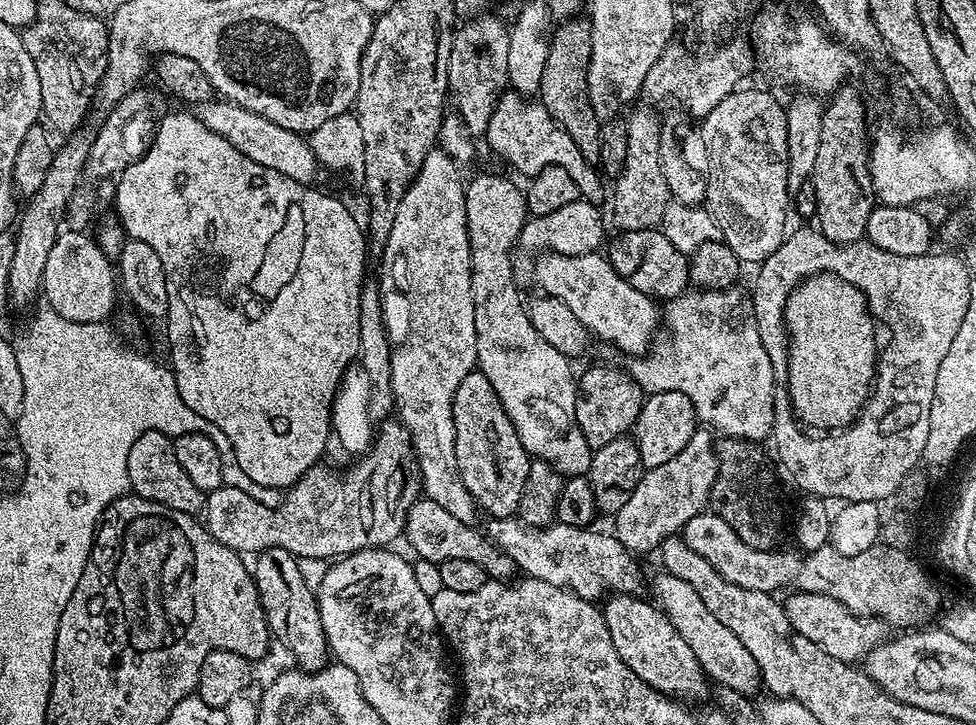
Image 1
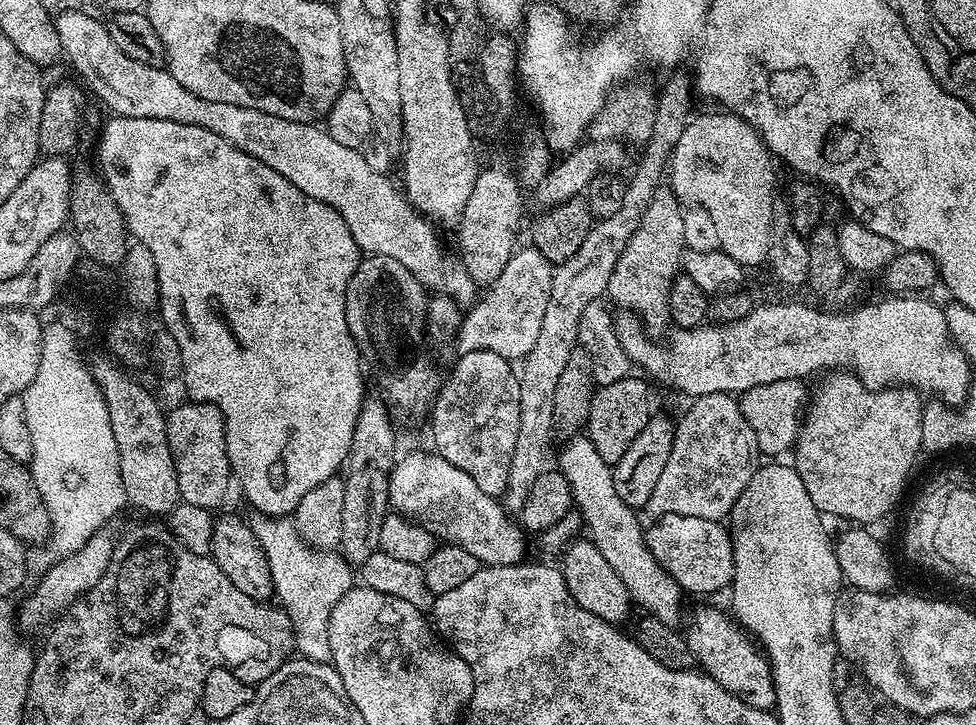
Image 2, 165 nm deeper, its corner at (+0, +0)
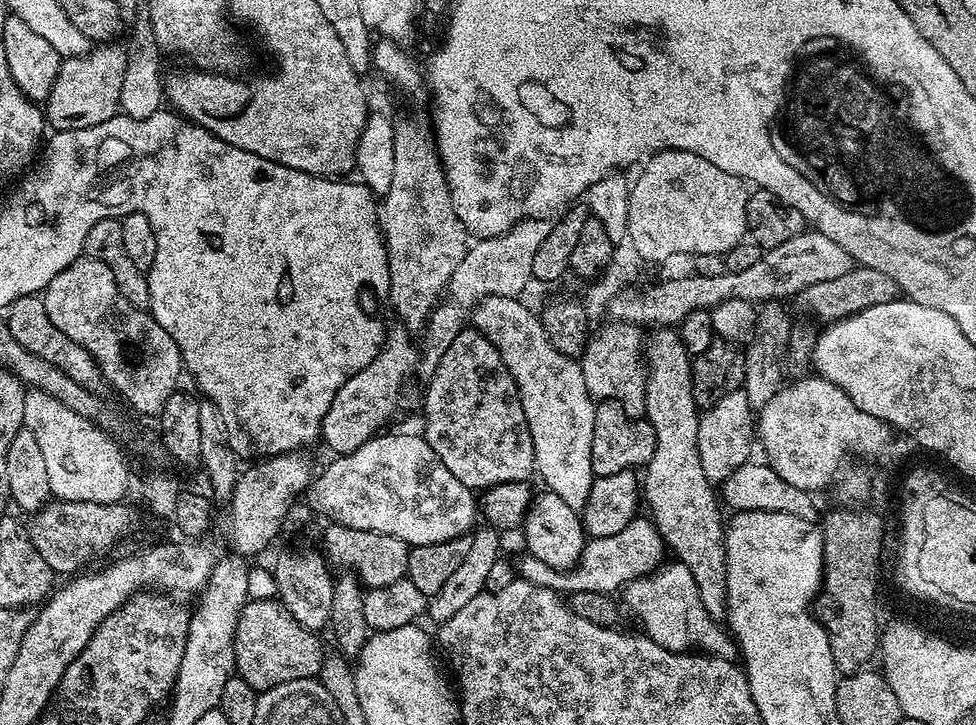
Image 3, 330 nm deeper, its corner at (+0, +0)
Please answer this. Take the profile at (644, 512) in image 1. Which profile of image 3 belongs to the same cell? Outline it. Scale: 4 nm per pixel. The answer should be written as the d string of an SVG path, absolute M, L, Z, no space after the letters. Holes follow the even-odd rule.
M743 389L726 394L726 397L720 398L712 408L705 409L701 413L698 426L698 454L699 460L702 462L703 472L706 474L708 480L713 484L721 484L732 472L747 463L753 455L751 454L752 444L754 448L755 440L756 416Z

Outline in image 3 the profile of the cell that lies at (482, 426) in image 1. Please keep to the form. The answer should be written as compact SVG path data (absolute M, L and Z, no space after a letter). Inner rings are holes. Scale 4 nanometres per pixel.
M465 326L446 354L442 355L437 369L426 380L426 386L422 435L442 466L446 466L446 470L450 470L458 482L473 490L483 490L502 482L528 480L533 475L536 466L534 442L526 426L526 414L522 410L516 383L510 370L506 370L498 350L482 333L471 326Z

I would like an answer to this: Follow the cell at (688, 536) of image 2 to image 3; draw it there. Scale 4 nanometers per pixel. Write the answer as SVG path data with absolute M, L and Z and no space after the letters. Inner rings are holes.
M637 518L618 534L609 534L607 538L591 538L584 545L584 552L575 566L567 570L558 570L546 566L538 558L521 555L518 562L519 579L534 582L536 586L546 586L552 591L569 594L576 591L600 591L616 594L635 579L650 575L666 560L666 545L660 531L648 518Z

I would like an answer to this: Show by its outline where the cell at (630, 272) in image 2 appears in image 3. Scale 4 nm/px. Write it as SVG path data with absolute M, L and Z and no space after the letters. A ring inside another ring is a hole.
M660 326L655 329L656 332L652 337L646 340L646 394L644 395L644 416L650 426L654 426L654 458L650 458L650 462L642 472L642 500L652 513L650 519L655 524L660 536L663 537L665 545L675 554L675 559L685 564L691 574L694 574L694 582L698 585L698 596L702 598L702 604L706 606L706 610L715 620L723 621L728 611L728 583L726 582L726 542L724 541L724 530L726 527L726 516L720 513L722 509L721 501L718 499L717 489L714 484L708 480L703 472L702 462L699 460L698 454L698 426L701 417L701 409L696 407L696 399L694 398L694 390L692 389L692 357L689 356L686 349L682 346L679 335L671 327Z

